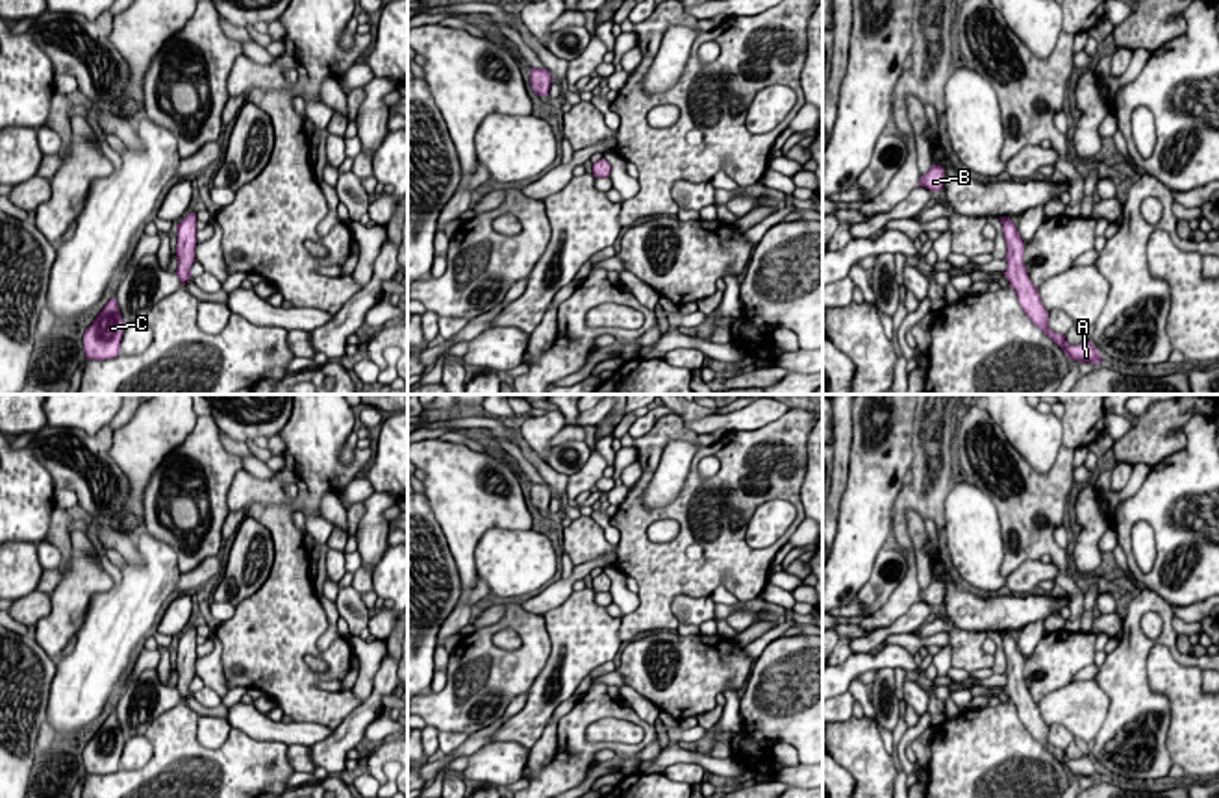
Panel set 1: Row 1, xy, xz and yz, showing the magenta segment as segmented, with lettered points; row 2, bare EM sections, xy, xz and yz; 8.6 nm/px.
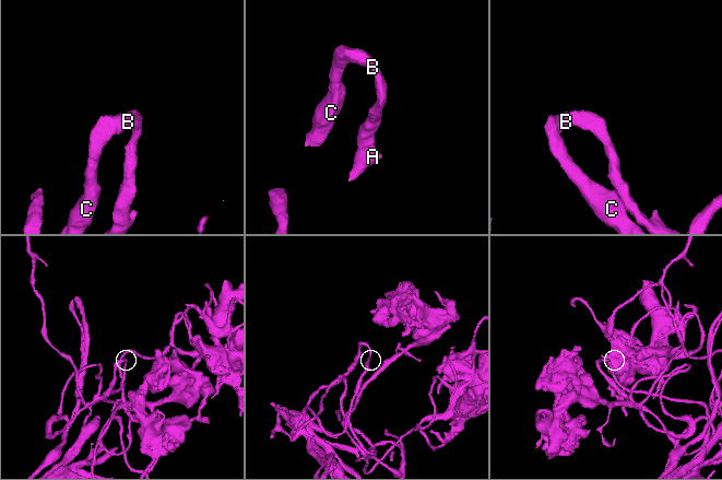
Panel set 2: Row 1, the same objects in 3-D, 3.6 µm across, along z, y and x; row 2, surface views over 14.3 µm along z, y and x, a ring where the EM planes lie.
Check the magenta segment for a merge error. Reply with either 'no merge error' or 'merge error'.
no merge error

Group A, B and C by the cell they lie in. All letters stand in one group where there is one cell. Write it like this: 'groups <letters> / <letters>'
groups A B C

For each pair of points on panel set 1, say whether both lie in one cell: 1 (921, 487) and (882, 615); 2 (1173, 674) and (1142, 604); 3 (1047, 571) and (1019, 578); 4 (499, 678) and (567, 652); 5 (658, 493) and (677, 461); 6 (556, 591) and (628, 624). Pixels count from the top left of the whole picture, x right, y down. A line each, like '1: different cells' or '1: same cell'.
1: same cell
2: different cells
3: same cell
4: different cells
5: same cell
6: different cells

